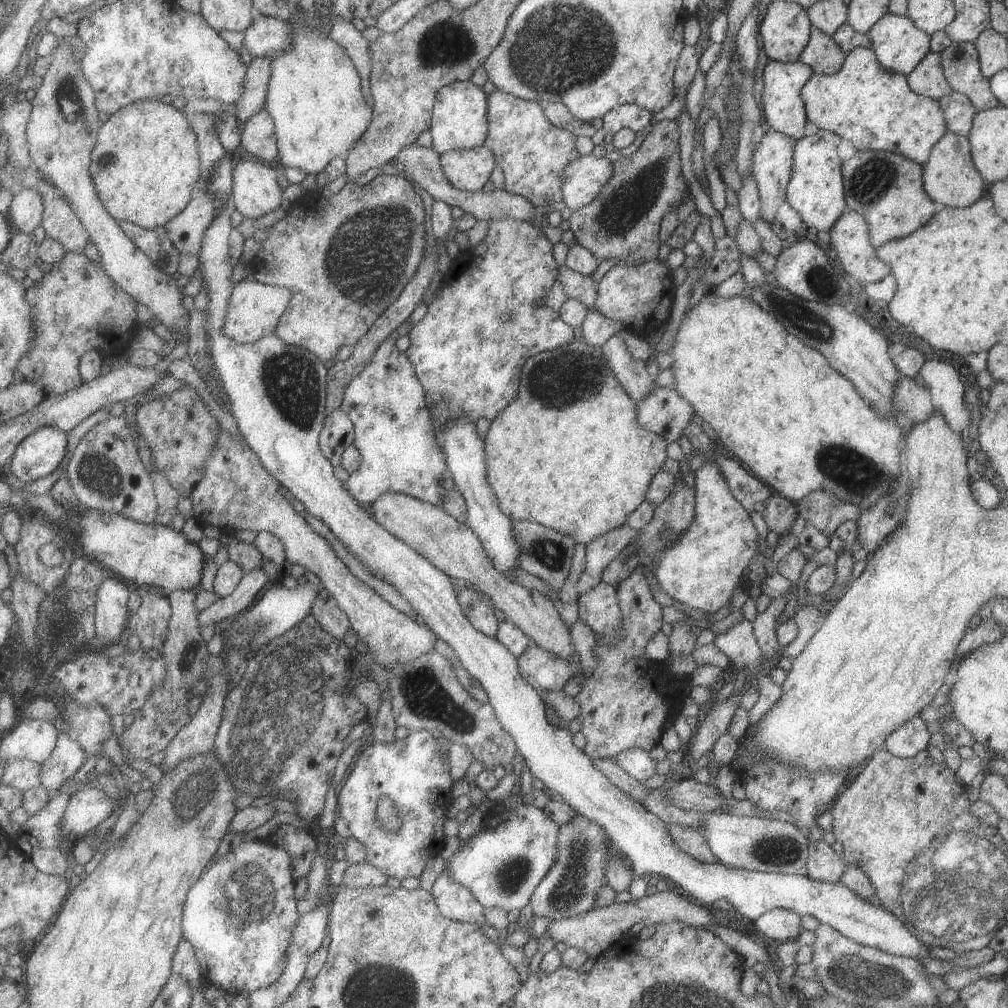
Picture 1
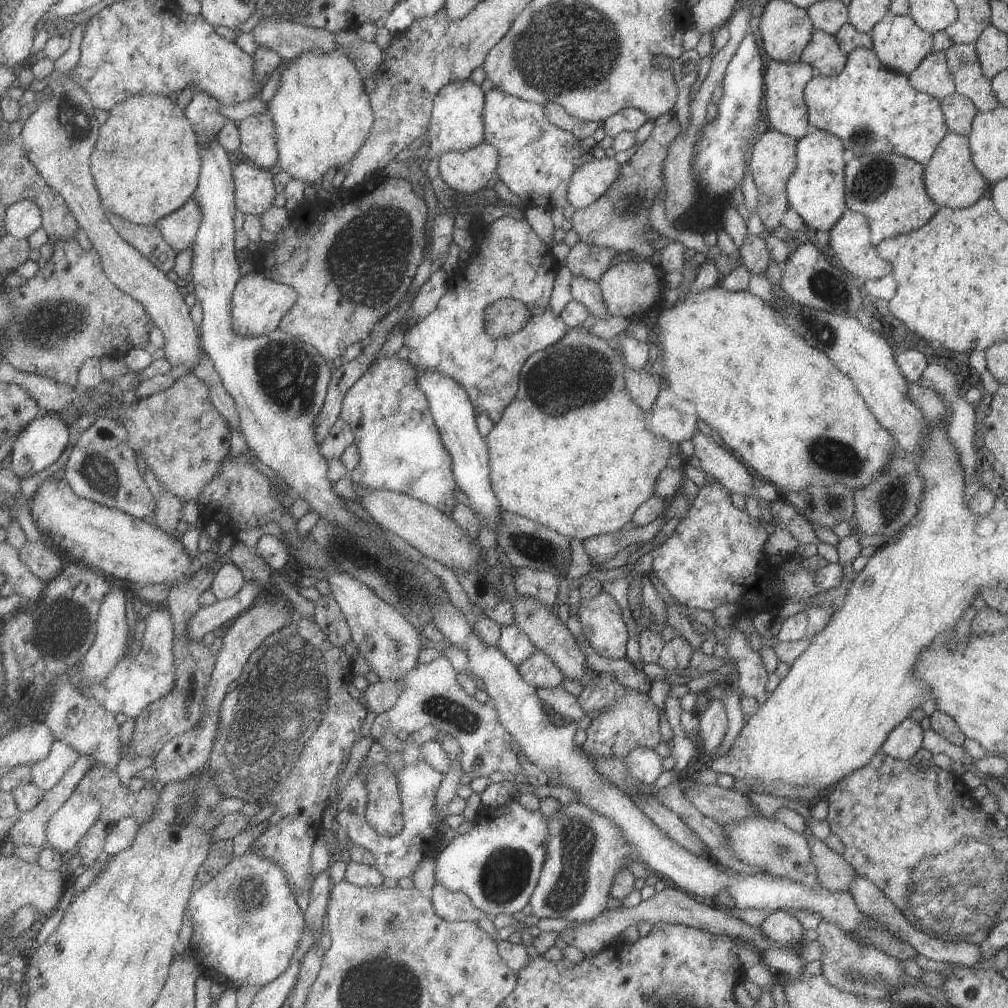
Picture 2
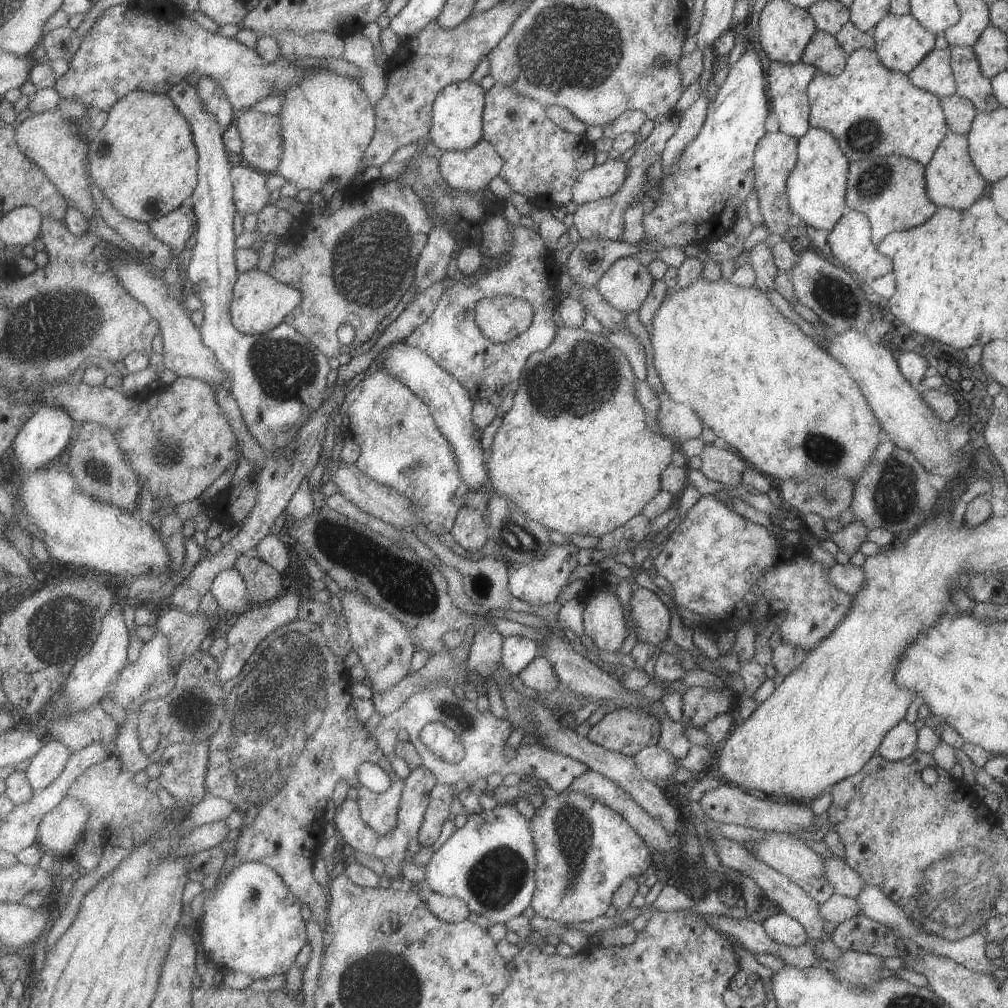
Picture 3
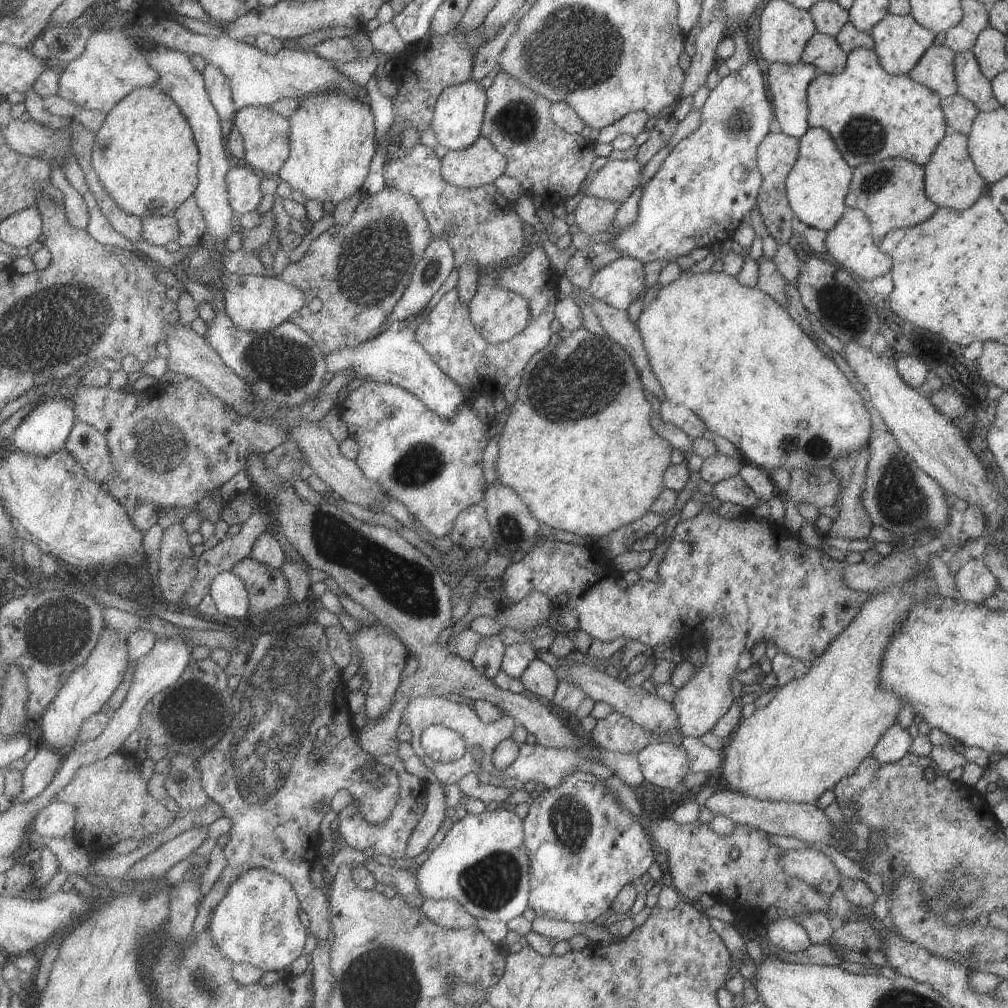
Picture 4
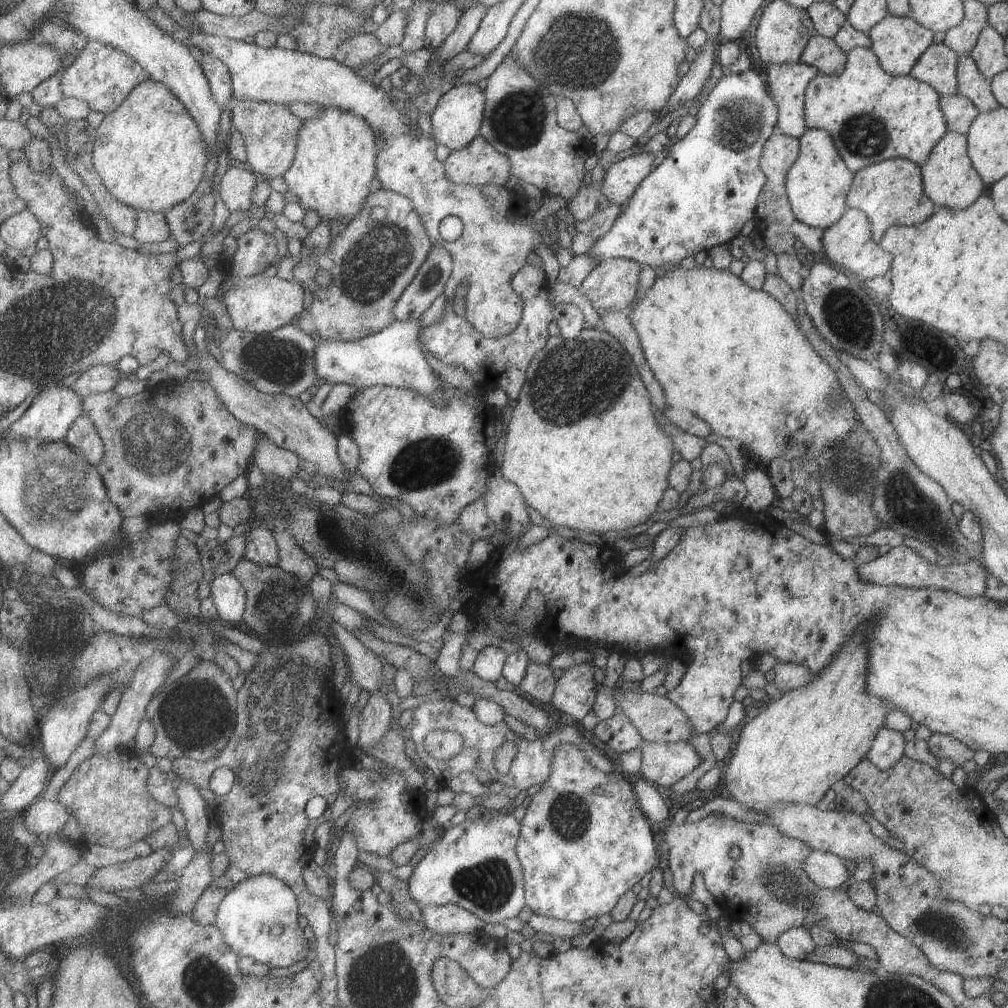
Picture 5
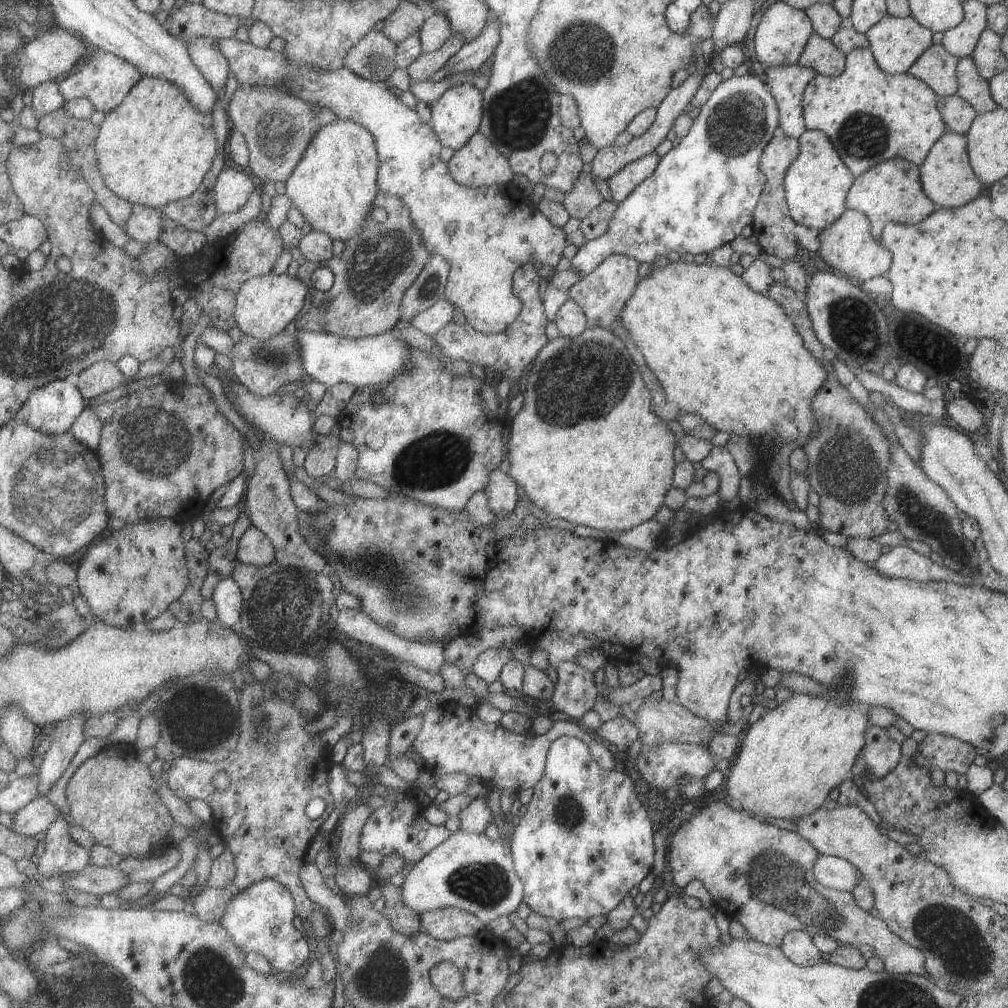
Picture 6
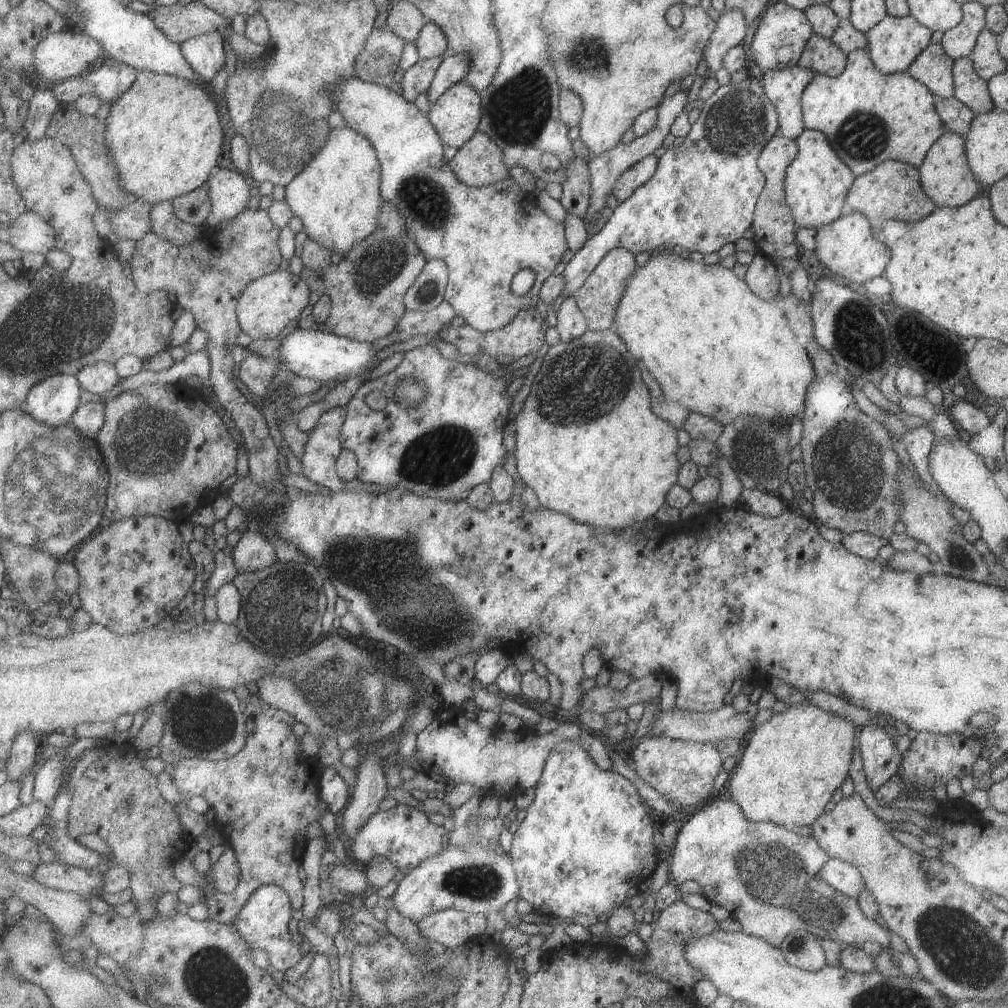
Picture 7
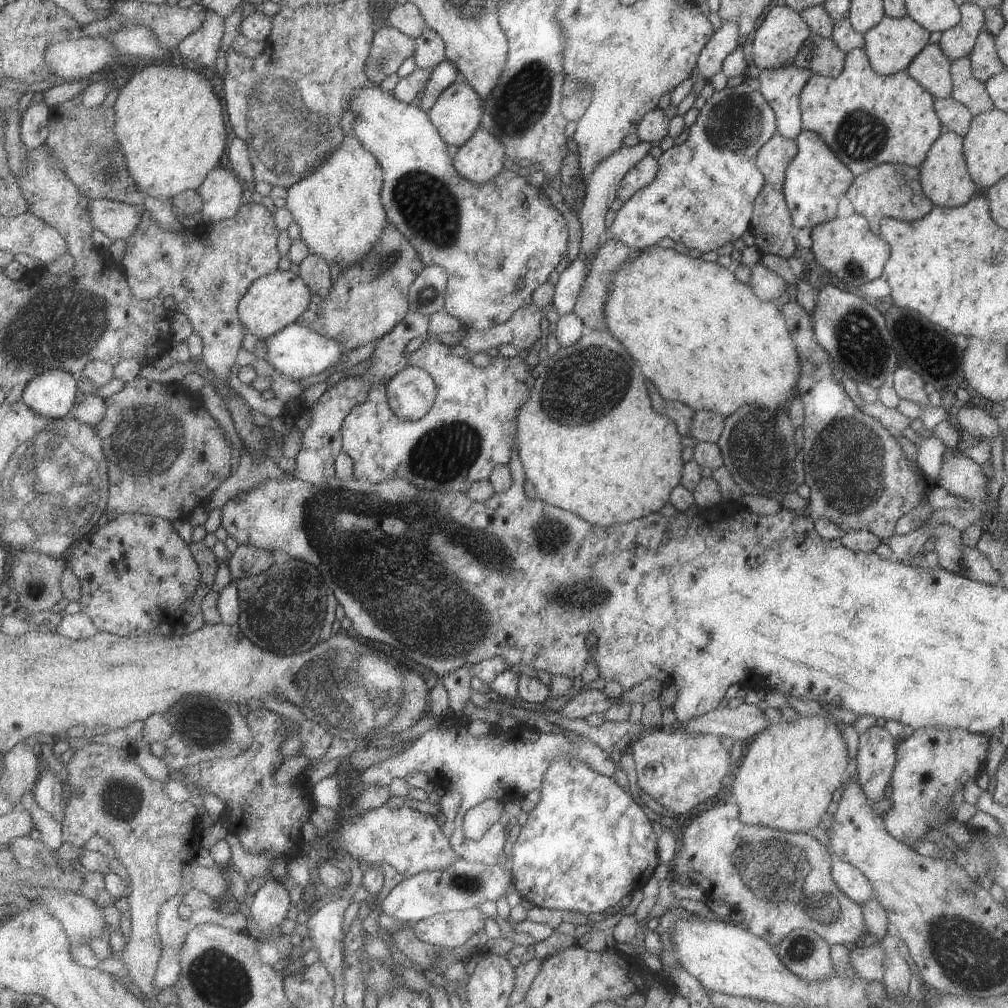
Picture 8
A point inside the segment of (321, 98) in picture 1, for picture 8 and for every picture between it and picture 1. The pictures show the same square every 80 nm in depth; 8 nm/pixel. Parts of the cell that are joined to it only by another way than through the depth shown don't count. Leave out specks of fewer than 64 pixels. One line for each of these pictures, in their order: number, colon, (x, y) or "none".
2: (324, 115)
3: (329, 121)
4: (333, 136)
5: (337, 159)
6: (336, 185)
7: (338, 196)
8: (340, 208)

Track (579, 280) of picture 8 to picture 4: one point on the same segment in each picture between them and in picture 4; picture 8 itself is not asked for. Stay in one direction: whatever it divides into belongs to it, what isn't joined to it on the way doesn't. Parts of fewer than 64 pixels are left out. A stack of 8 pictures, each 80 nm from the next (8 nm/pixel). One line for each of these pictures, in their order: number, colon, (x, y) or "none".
4: (709, 180)
5: (703, 191)
6: (702, 193)
7: (702, 195)

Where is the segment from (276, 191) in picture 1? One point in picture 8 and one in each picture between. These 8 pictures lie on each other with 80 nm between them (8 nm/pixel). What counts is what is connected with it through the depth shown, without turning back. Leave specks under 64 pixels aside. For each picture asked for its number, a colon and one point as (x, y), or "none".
2: (255, 190)
3: (250, 184)
4: (244, 183)
5: (236, 190)
6: (233, 188)
7: (230, 190)
8: (222, 193)

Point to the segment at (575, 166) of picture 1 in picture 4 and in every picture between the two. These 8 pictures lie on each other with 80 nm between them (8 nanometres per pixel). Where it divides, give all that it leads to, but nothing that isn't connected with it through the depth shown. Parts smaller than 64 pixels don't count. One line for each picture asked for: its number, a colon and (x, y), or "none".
2: (589, 181)
3: (600, 181)
4: (616, 179)

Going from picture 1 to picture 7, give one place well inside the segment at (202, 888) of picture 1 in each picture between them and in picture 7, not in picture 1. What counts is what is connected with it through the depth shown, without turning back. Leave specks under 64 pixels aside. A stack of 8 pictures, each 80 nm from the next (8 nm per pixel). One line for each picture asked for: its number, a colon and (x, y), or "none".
2: (247, 926)
3: (252, 922)
4: (258, 922)
5: (259, 918)
6: (261, 919)
7: (264, 921)

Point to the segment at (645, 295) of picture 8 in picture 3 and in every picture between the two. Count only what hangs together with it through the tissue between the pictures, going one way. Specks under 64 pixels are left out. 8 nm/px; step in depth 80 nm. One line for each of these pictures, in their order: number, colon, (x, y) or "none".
3: (786, 406)
4: (732, 355)
5: (731, 355)
6: (719, 350)
7: (717, 349)

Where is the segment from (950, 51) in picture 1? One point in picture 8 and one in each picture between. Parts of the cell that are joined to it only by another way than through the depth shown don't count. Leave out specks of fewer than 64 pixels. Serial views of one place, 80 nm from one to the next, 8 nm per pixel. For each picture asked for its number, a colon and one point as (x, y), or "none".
2: (962, 60)
3: (970, 83)
4: (970, 83)
5: (971, 84)
6: (973, 89)
7: (969, 89)
8: (966, 89)

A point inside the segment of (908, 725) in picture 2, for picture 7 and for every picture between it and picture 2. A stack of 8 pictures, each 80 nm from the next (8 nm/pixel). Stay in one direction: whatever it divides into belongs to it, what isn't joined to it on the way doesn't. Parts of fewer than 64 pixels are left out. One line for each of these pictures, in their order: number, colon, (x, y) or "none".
3: (900, 741)
4: (891, 746)
5: (887, 746)
6: (880, 754)
7: (880, 758)

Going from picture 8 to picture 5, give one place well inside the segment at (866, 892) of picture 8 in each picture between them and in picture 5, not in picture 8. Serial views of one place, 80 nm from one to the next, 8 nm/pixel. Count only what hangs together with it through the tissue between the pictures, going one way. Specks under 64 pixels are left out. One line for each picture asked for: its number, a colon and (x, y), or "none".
5: (827, 871)
6: (833, 872)
7: (844, 877)

